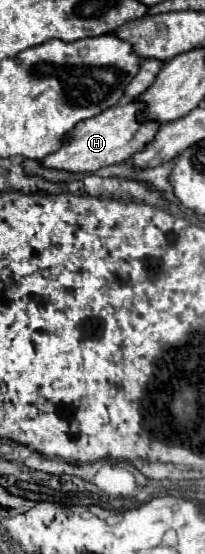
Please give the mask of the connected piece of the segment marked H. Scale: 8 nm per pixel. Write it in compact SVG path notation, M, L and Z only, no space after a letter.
M128 102L122 106L118 104L114 108L104 110L102 114L98 114L94 118L82 120L80 124L74 126L74 130L70 130L62 138L62 146L56 152L52 152L40 160L40 166L54 168L54 170L66 170L72 174L78 174L78 172L92 174L92 172L100 170L102 166L126 162L126 158L130 158L130 154L134 154L134 150L138 150L138 146L146 146L146 142L150 142L150 138L154 138L156 130L160 128L160 124L156 124L156 122L140 124L136 120L136 110L140 110L140 108L142 108L140 102Z

